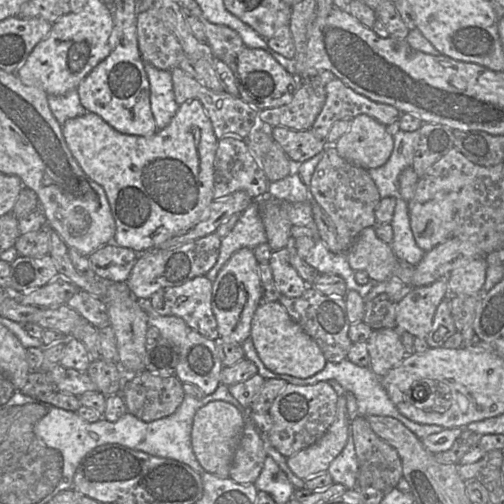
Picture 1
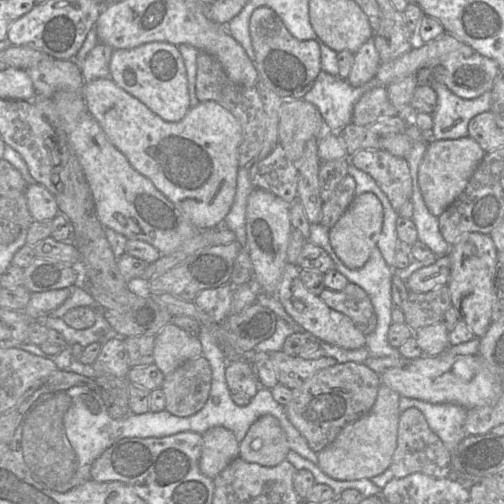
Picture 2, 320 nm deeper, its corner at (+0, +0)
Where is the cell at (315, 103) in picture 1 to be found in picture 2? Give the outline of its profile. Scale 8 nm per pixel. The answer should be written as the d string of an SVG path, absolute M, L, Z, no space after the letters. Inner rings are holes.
M376 87L365 92L355 104L351 123L362 126L399 114L400 110L389 101L386 87Z

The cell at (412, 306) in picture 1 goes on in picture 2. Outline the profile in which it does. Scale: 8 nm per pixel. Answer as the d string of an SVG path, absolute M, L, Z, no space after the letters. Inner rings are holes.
M464 233L448 253L451 273L447 283L452 306L476 337L482 337L491 323L492 308L496 299L495 277L498 269L498 252L490 235Z

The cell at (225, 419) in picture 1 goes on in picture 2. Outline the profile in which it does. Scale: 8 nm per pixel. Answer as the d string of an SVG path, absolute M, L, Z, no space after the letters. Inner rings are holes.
M272 415L259 417L239 443L238 458L264 467L286 460L290 447L284 429Z

